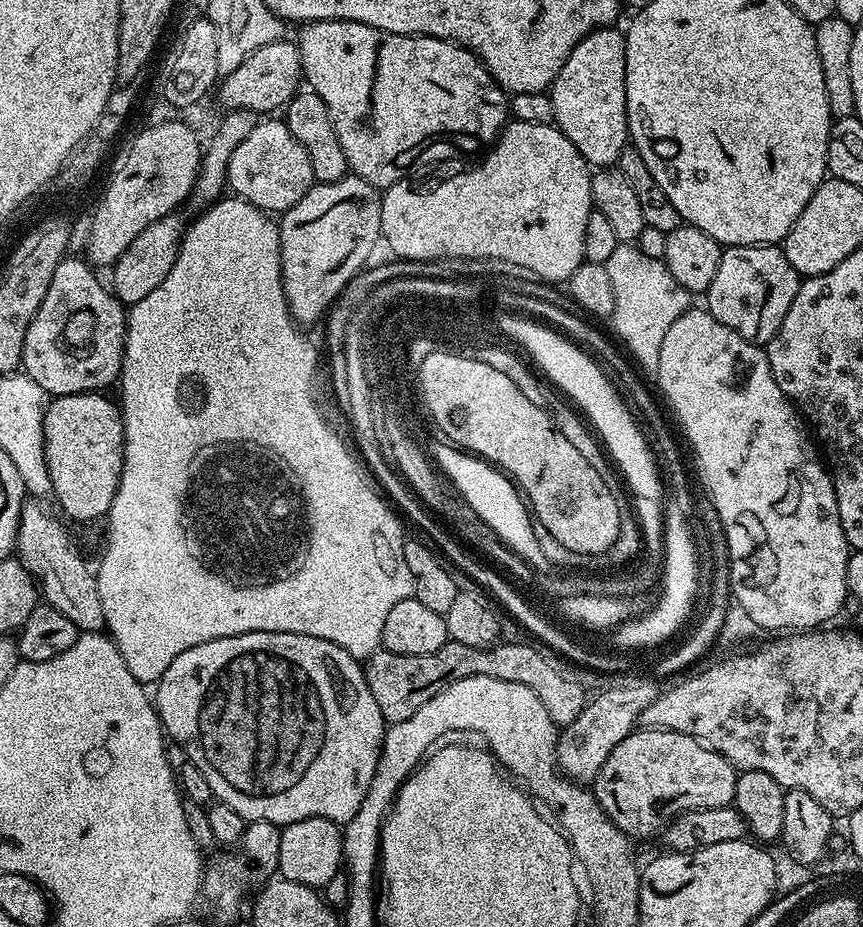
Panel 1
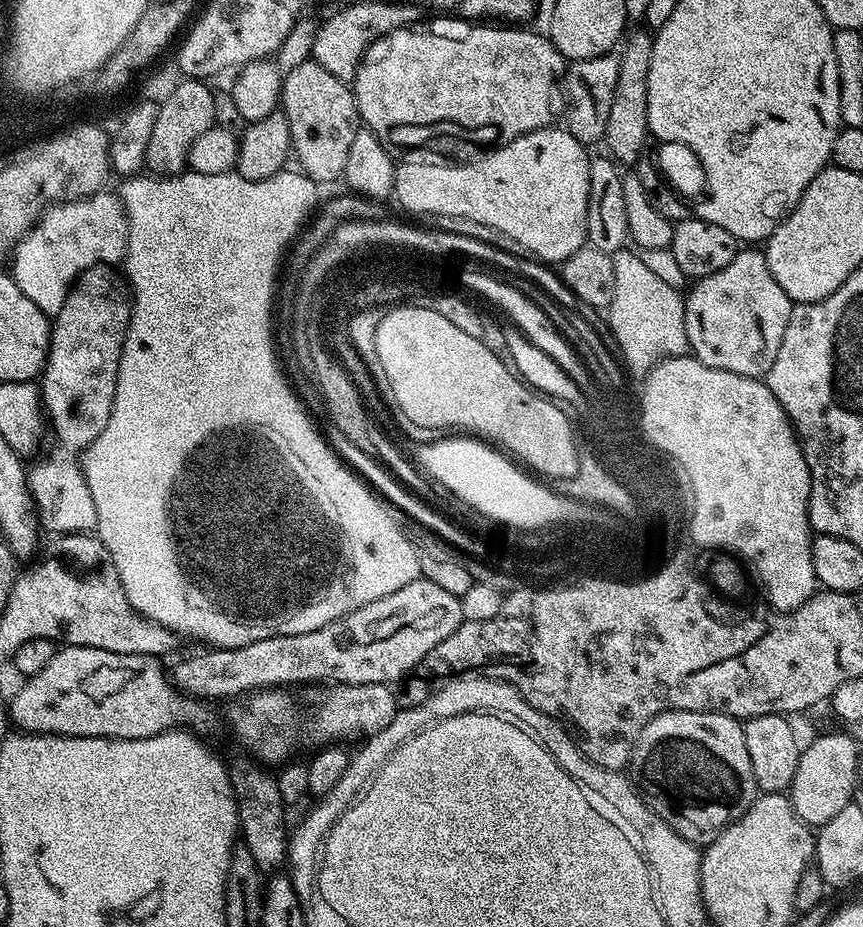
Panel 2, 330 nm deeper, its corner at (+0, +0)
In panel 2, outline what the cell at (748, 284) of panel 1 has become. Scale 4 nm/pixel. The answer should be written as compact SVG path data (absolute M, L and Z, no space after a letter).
M748 246L745 250L737 251L736 256L730 262L730 266L722 266L722 270L718 270L709 276L699 277L695 281L696 284L692 288L692 293L687 293L684 301L684 321L686 322L686 334L688 335L688 347L691 355L695 356L706 366L717 368L718 370L726 370L734 374L742 374L743 376L754 376L757 378L767 377L770 366L774 366L774 358L778 358L778 346L782 346L782 334L786 334L786 322L790 322L790 314L792 313L793 301L786 294L786 290L782 290L782 286L778 286L778 282L774 282L774 274L770 274L770 266L766 262L763 251L757 250L755 247Z

